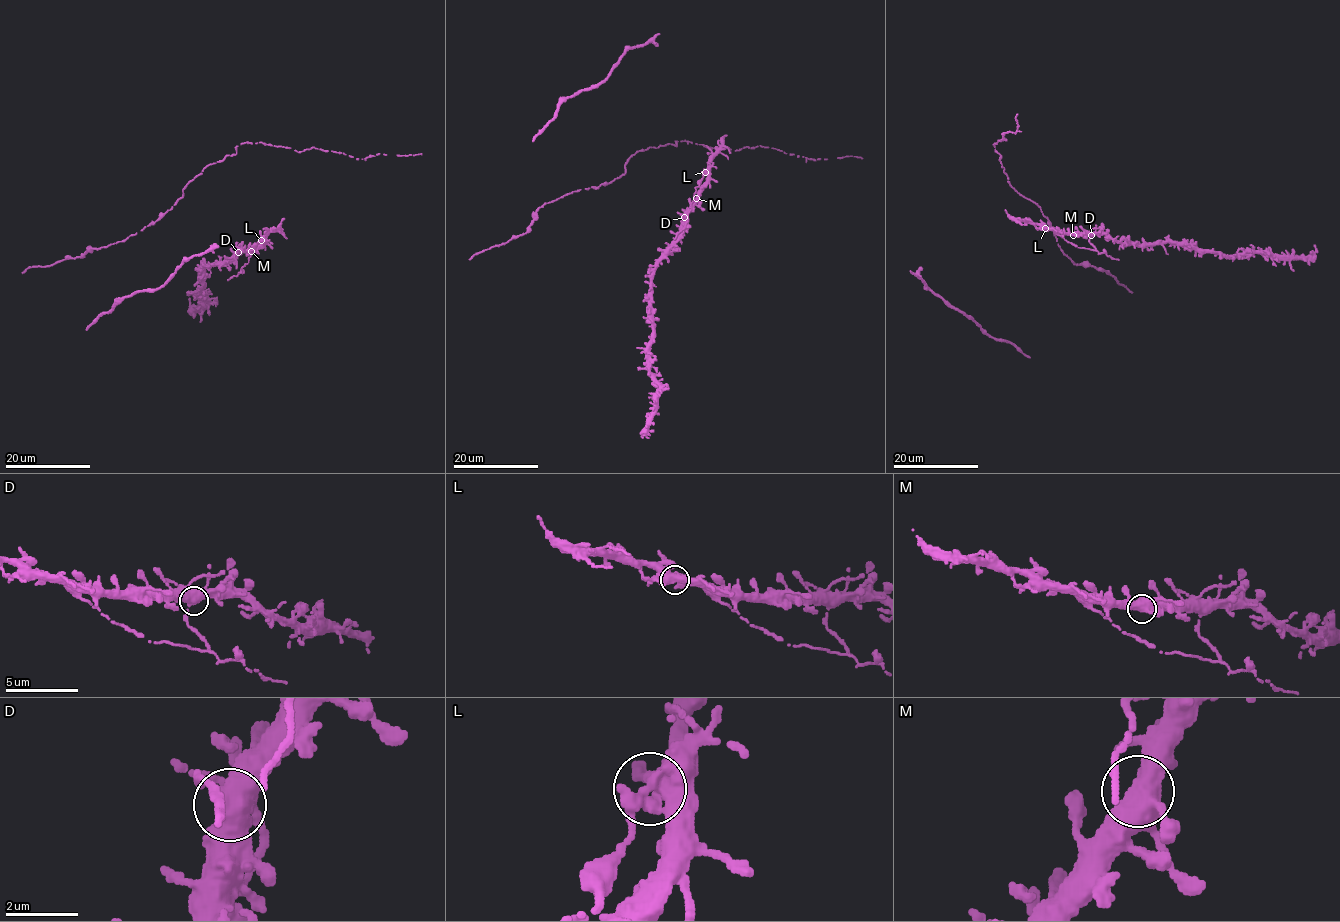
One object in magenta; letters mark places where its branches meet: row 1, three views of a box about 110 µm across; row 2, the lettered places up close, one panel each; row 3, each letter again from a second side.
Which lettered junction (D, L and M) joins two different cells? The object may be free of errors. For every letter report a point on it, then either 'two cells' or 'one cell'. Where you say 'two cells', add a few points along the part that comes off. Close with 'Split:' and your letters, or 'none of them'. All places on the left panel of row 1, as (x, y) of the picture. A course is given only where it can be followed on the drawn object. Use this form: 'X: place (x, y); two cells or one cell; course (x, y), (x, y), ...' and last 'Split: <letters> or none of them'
D: place (238, 252); one cell
L: place (261, 240); two cells; course (261, 241), (251, 250), (247, 263), (239, 273), (228, 280)
M: place (251, 251); one cell
Split: L

